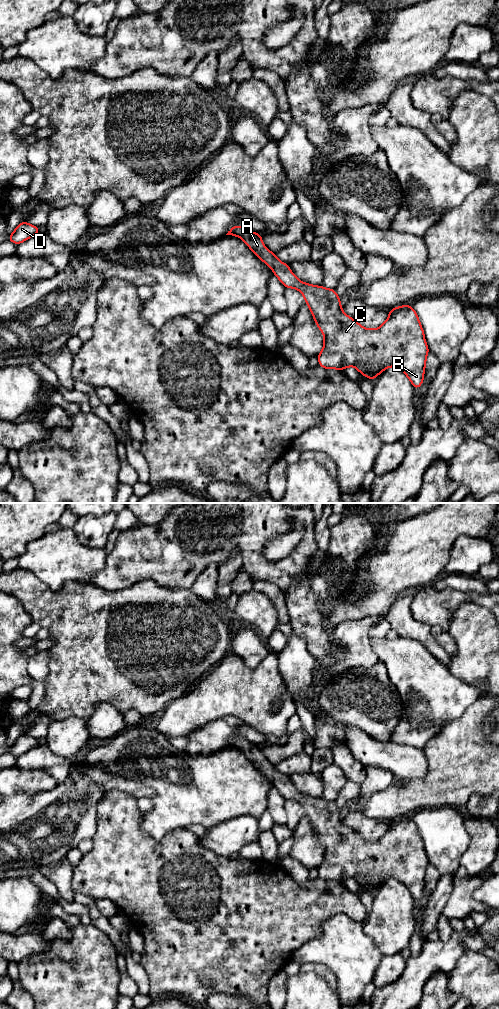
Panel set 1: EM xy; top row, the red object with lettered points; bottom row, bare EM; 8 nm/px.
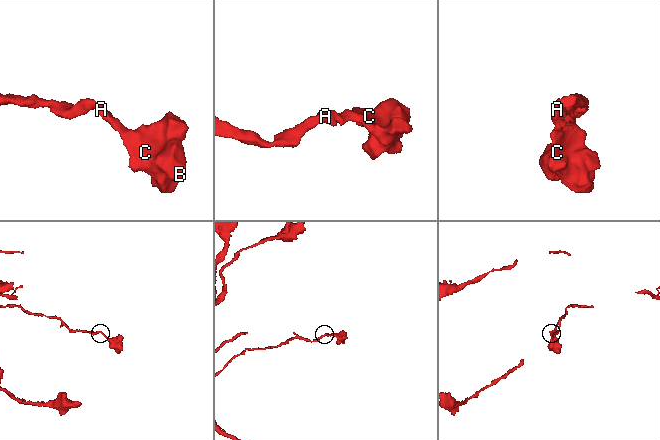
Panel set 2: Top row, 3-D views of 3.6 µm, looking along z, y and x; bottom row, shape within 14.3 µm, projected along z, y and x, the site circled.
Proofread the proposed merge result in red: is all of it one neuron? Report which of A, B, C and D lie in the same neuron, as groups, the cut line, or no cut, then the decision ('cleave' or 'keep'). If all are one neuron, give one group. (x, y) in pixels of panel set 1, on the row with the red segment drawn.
groups A B C D; cut none; keep

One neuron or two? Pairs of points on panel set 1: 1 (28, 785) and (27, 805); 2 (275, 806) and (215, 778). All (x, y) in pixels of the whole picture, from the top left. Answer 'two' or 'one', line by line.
1: two
2: two

